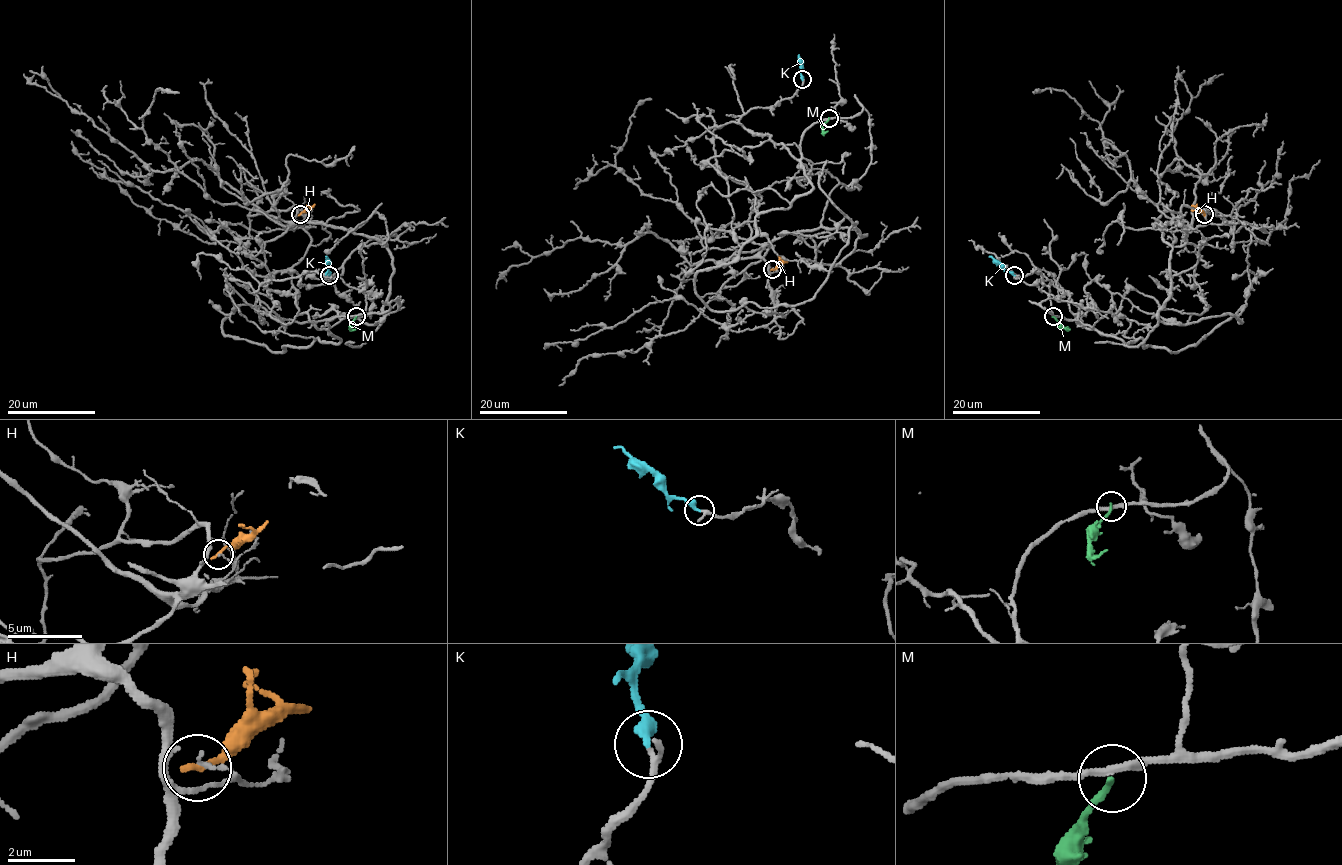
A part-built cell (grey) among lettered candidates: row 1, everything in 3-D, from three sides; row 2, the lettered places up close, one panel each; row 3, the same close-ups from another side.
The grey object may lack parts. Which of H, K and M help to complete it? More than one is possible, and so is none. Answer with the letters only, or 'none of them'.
K

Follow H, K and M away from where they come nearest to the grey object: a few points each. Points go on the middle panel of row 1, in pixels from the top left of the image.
H: (773, 270), (782, 261), (780, 257)
K: (802, 79), (799, 54)
M: (828, 119), (823, 132), (827, 131)

